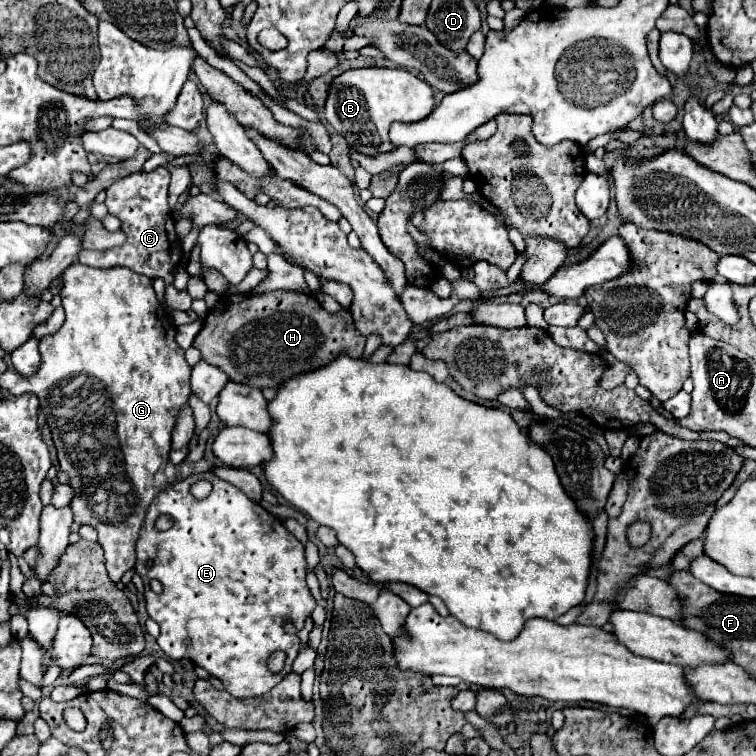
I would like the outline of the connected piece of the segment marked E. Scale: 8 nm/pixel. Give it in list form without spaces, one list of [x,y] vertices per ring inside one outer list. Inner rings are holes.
[[[199,473],[183,481],[171,483],[161,493],[157,493],[139,531],[135,573],[145,583],[147,613],[161,627],[157,643],[169,659],[191,659],[195,665],[207,669],[213,677],[217,677],[223,683],[225,691],[229,691],[235,697],[265,695],[287,673],[291,673],[291,663],[301,649],[301,641],[297,635],[289,635],[283,625],[293,623],[295,629],[303,629],[305,621],[311,617],[315,609],[315,599],[305,581],[305,549],[285,529],[281,519],[265,511],[259,503],[251,501],[235,485],[219,479],[213,473]],[[199,479],[207,479],[213,485],[211,495],[201,501],[189,493],[189,487]],[[163,513],[171,515],[173,527],[161,533],[153,527],[153,523]],[[147,559],[153,559],[151,569],[145,567]],[[151,579],[161,581],[163,593],[157,595],[149,589]],[[187,637],[193,641],[191,647],[185,647],[183,643]],[[277,649],[285,651],[287,659],[283,671],[271,673],[267,669],[267,657]]]

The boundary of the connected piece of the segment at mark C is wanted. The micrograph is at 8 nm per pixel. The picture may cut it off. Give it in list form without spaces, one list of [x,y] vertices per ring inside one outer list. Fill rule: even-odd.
[[[157,167],[151,173],[133,173],[119,181],[115,181],[107,189],[105,205],[111,215],[117,215],[121,221],[121,231],[127,235],[127,241],[121,247],[107,249],[107,251],[79,251],[79,263],[99,269],[109,267],[129,267],[135,273],[141,273],[149,279],[161,277],[165,285],[173,283],[175,267],[181,263],[181,239],[175,233],[175,221],[169,209],[169,171],[165,167]]]

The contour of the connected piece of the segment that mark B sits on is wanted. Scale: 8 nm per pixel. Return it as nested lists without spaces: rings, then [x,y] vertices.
[[[351,69],[333,79],[325,103],[325,117],[331,127],[347,139],[351,149],[375,157],[397,149],[389,143],[391,123],[415,123],[427,119],[435,105],[431,85],[405,69]]]

